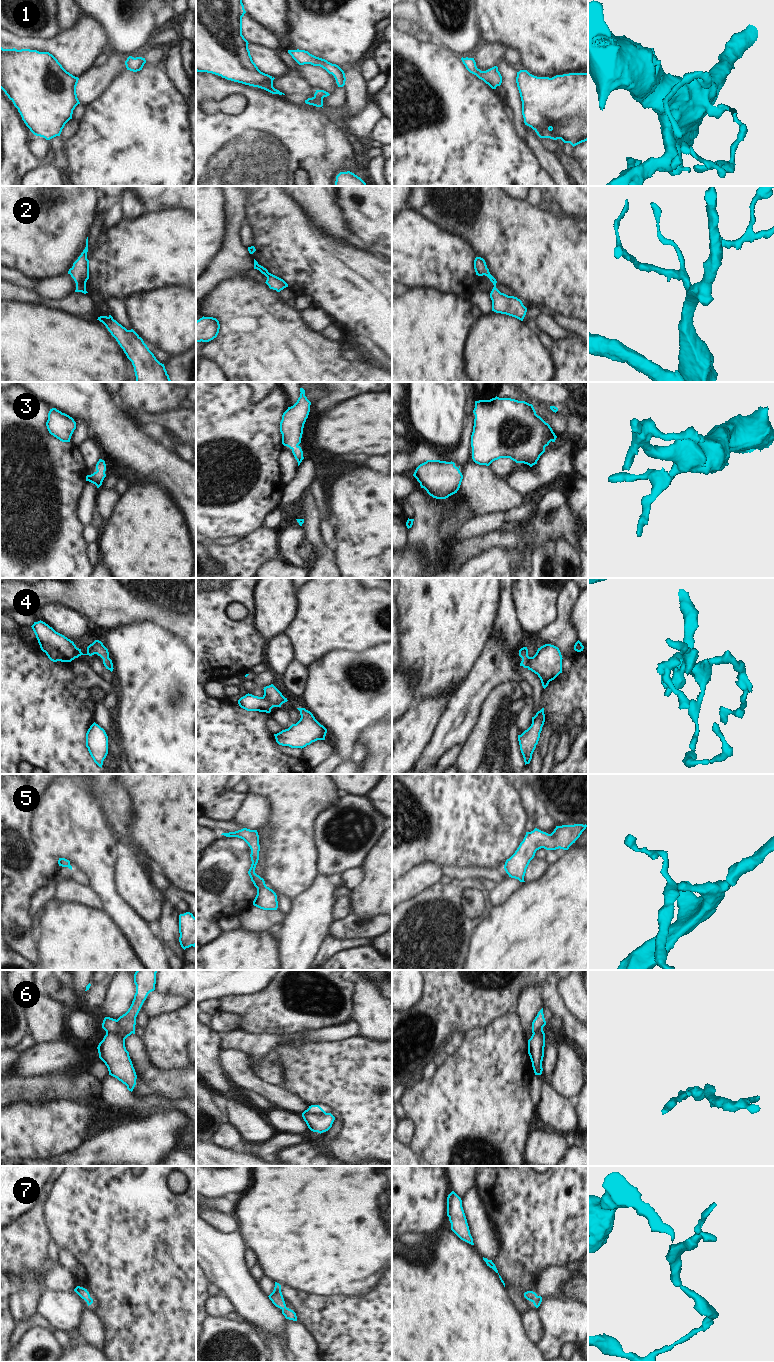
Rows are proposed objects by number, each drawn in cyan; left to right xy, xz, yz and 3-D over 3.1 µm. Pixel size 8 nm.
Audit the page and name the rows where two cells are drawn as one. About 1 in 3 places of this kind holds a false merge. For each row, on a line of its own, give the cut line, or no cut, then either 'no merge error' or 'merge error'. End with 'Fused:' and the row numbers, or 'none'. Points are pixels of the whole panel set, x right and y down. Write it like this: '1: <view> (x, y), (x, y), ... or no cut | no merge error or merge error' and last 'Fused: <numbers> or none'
1: no cut | no merge error
2: no cut | no merge error
3: no cut | no merge error
4: no cut | no merge error
5: no cut | no merge error
6: xy (116, 1020), (116, 1028), (122, 1033), (122, 1039) | merge error
7: no cut | no merge error
Fused: 6

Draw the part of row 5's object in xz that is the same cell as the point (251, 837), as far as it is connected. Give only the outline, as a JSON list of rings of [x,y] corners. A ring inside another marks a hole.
[[[243,828],[241,830],[229,833],[222,833],[226,837],[238,837],[243,839],[251,849],[251,867],[248,874],[257,888],[257,895],[253,901],[253,905],[263,910],[277,910],[278,901],[276,893],[266,886],[265,881],[255,873],[255,868],[259,860],[259,835],[257,830]]]

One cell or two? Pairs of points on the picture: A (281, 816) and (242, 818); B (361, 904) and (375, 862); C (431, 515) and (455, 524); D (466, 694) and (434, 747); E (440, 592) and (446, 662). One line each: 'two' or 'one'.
A: two
B: one
C: two
D: one
E: one

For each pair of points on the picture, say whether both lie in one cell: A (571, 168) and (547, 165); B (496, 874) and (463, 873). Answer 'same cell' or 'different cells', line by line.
A: different cells
B: same cell

